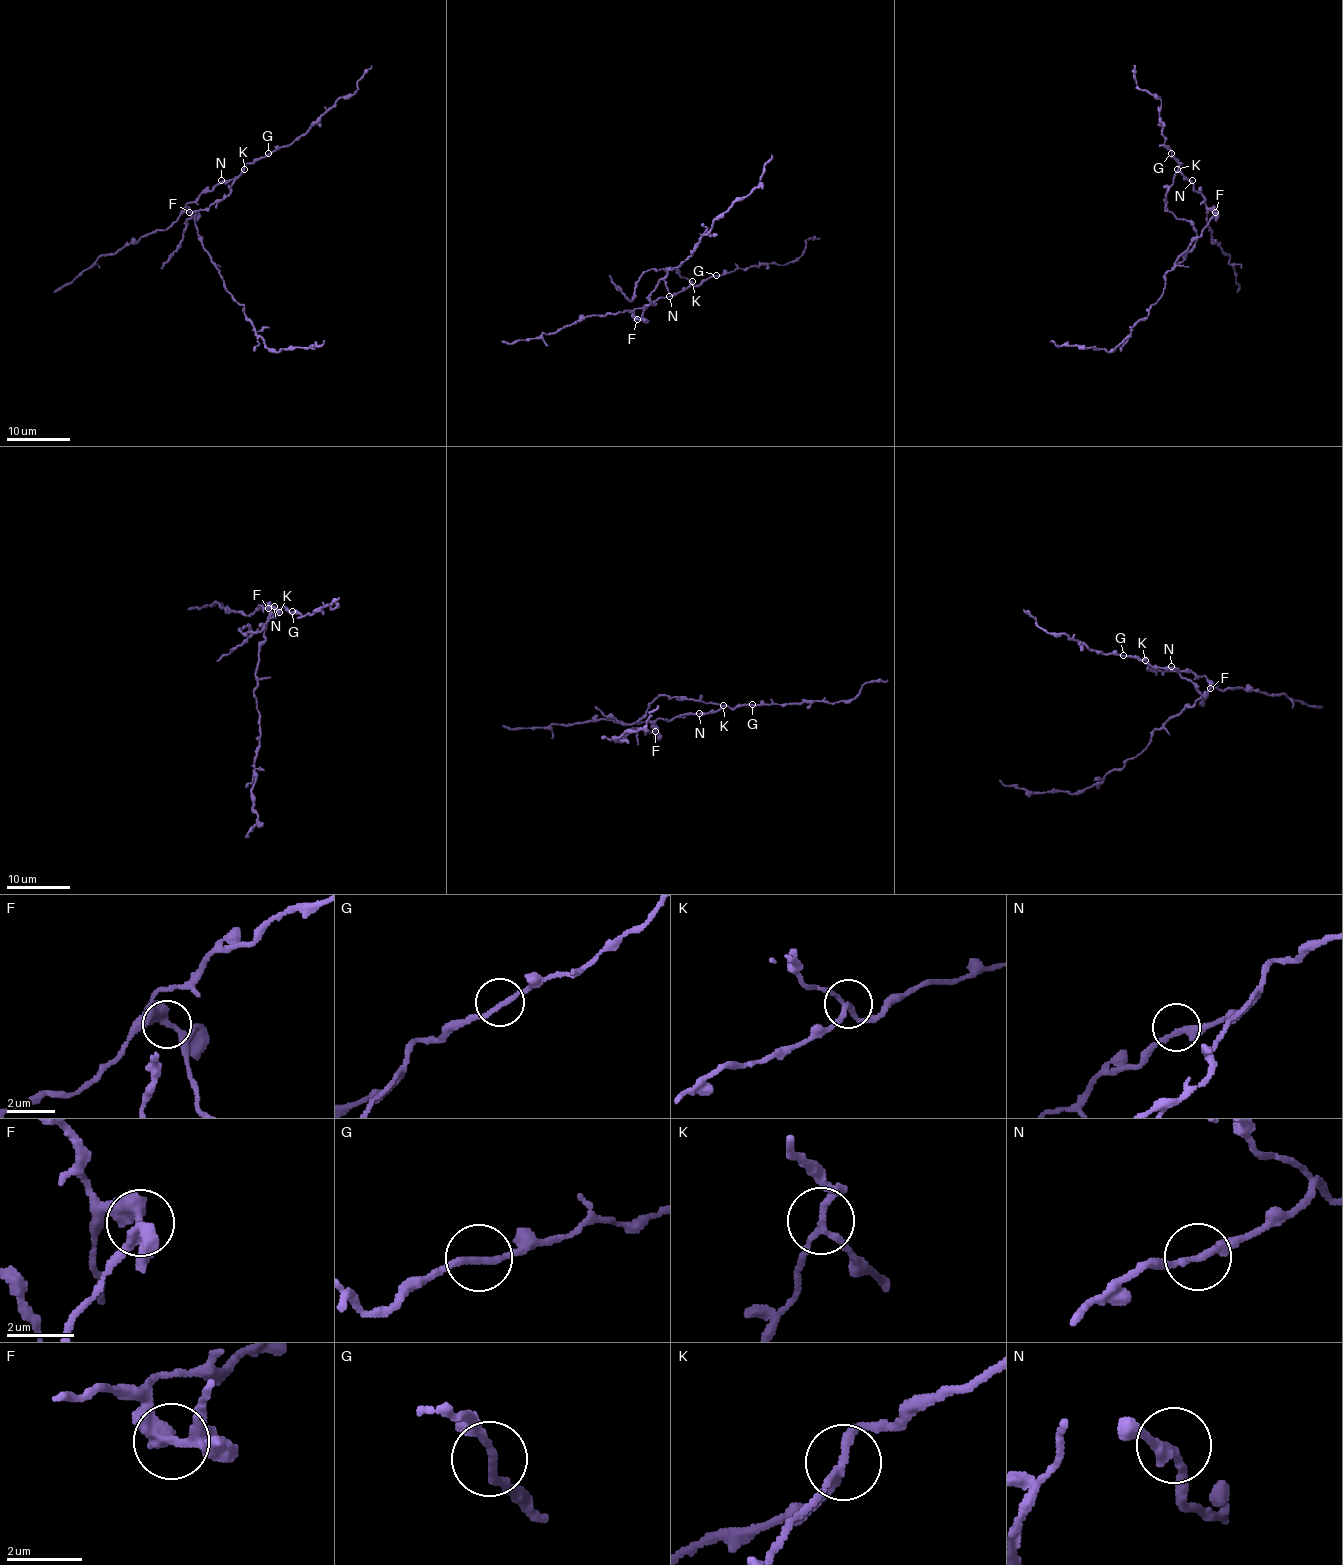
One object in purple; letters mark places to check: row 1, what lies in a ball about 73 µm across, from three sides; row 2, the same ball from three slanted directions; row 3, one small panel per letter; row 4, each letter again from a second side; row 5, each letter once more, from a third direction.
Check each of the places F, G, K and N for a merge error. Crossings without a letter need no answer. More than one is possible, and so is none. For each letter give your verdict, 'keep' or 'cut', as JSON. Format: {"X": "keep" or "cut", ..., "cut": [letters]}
{"F": "cut", "G": "keep", "K": "cut", "N": "keep", "cut": ["F", "K"]}

